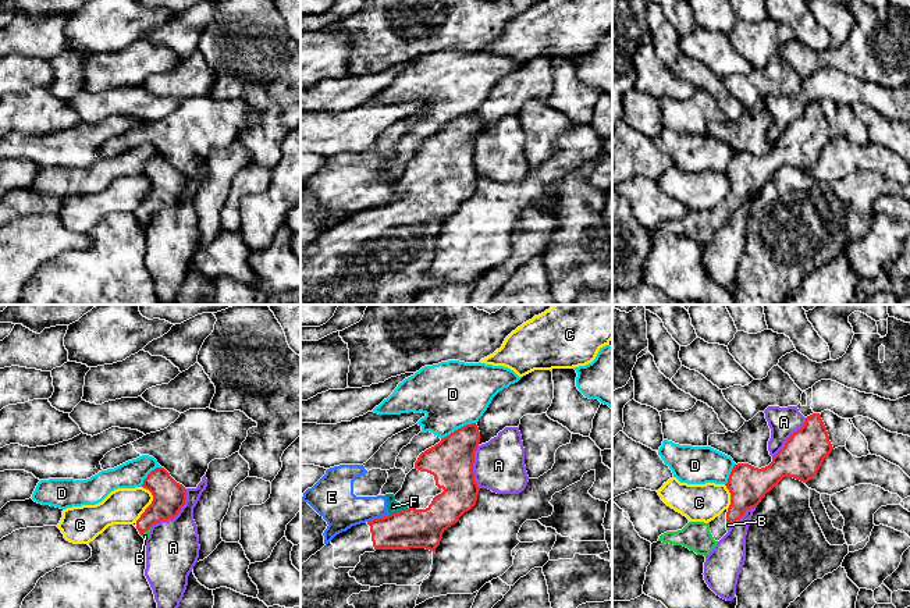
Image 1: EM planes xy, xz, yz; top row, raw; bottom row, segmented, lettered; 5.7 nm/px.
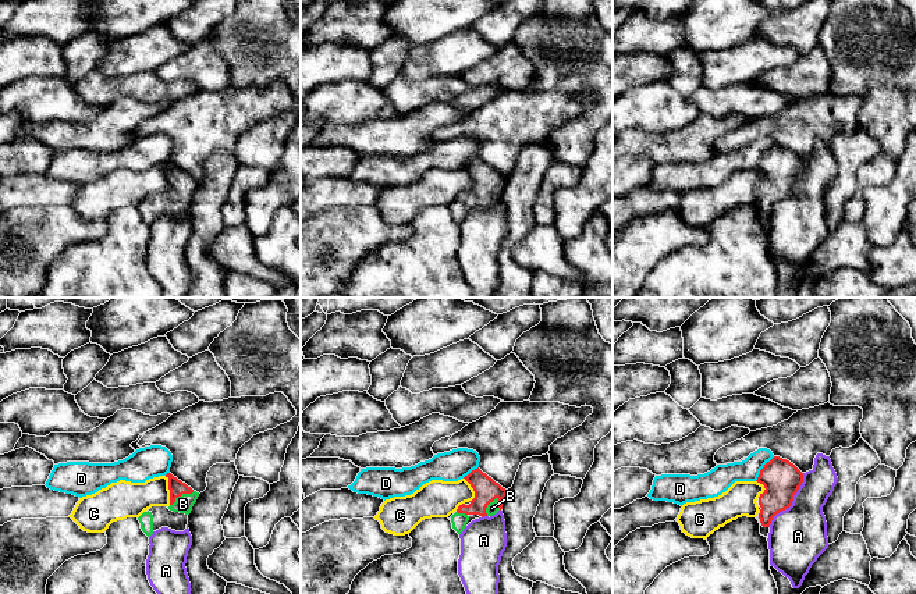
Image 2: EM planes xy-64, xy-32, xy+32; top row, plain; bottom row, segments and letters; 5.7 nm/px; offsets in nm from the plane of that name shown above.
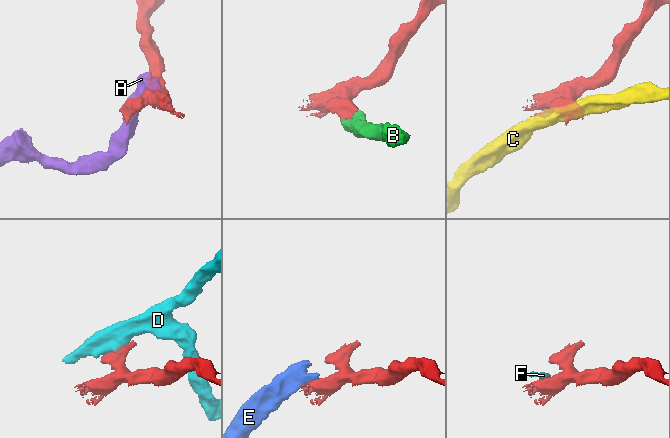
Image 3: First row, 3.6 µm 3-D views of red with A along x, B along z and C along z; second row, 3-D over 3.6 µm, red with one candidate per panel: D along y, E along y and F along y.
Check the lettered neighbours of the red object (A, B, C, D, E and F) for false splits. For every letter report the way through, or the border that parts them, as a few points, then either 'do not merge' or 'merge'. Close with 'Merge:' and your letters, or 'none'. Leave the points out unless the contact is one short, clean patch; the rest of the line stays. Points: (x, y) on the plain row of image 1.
A: do not merge
B: way xy (169, 185), (145, 210), (145, 219), (145, 224); merge
C: do not merge
D: border xz (475, 110), (466, 112), (441, 127); do not merge
E: border xz (388, 202), (368, 210); do not merge
F: border xz (408, 196), (390, 203); do not merge
Merge: B

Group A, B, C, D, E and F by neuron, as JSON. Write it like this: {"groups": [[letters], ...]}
{"groups": [["A"], ["B"], ["C"], ["D"], ["E", "F"]]}

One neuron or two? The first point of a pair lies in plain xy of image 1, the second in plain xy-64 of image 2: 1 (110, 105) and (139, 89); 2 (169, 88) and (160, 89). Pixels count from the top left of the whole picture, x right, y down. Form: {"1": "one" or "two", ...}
{"1": "one", "2": "two"}

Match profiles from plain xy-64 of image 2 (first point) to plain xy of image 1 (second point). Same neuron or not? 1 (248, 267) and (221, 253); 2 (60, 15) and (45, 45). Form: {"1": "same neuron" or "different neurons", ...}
{"1": "same neuron", "2": "same neuron"}

